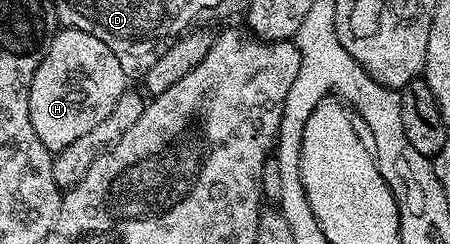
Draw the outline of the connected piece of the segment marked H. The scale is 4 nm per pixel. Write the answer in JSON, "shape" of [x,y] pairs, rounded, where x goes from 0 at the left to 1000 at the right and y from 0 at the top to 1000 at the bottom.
{"shape":[[[129,119],[64,365],[64,471],[78,557],[111,623],[149,607],[247,463],[280,361],[273,262],[256,246],[256,213],[229,164],[182,123]]]}

